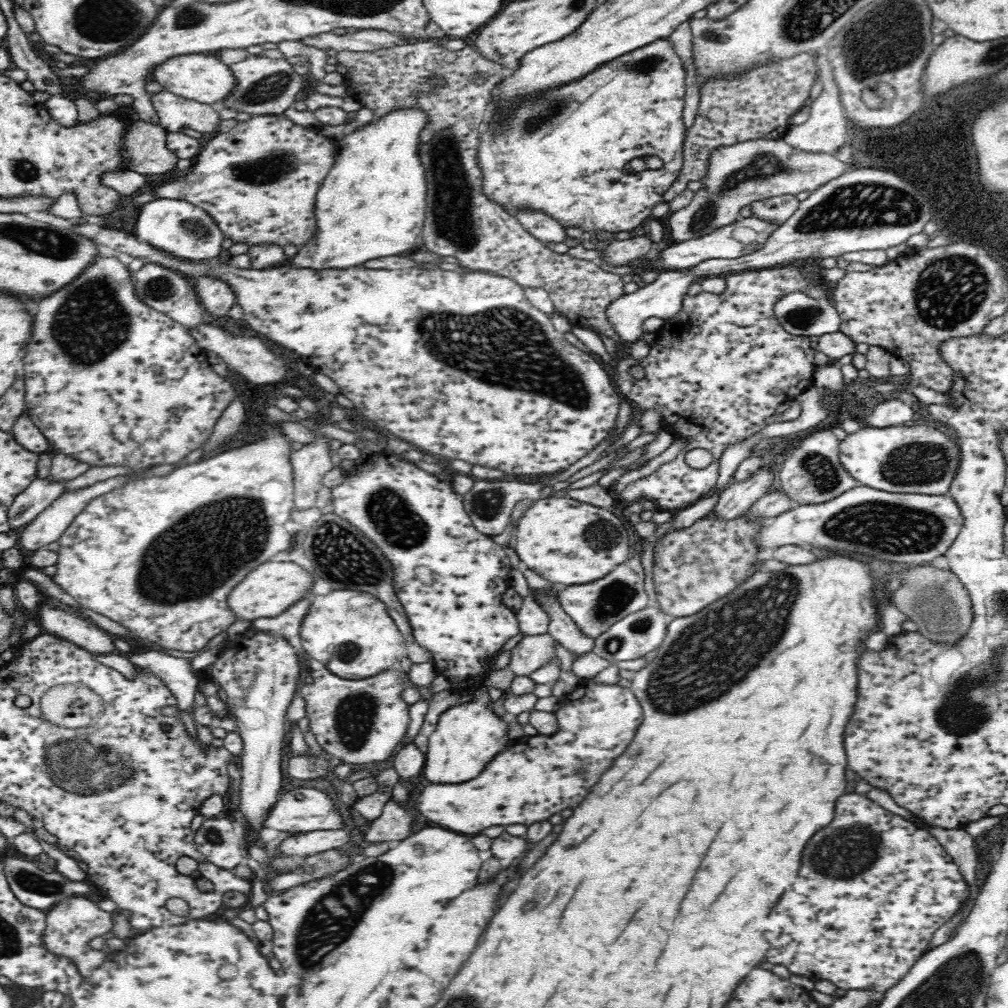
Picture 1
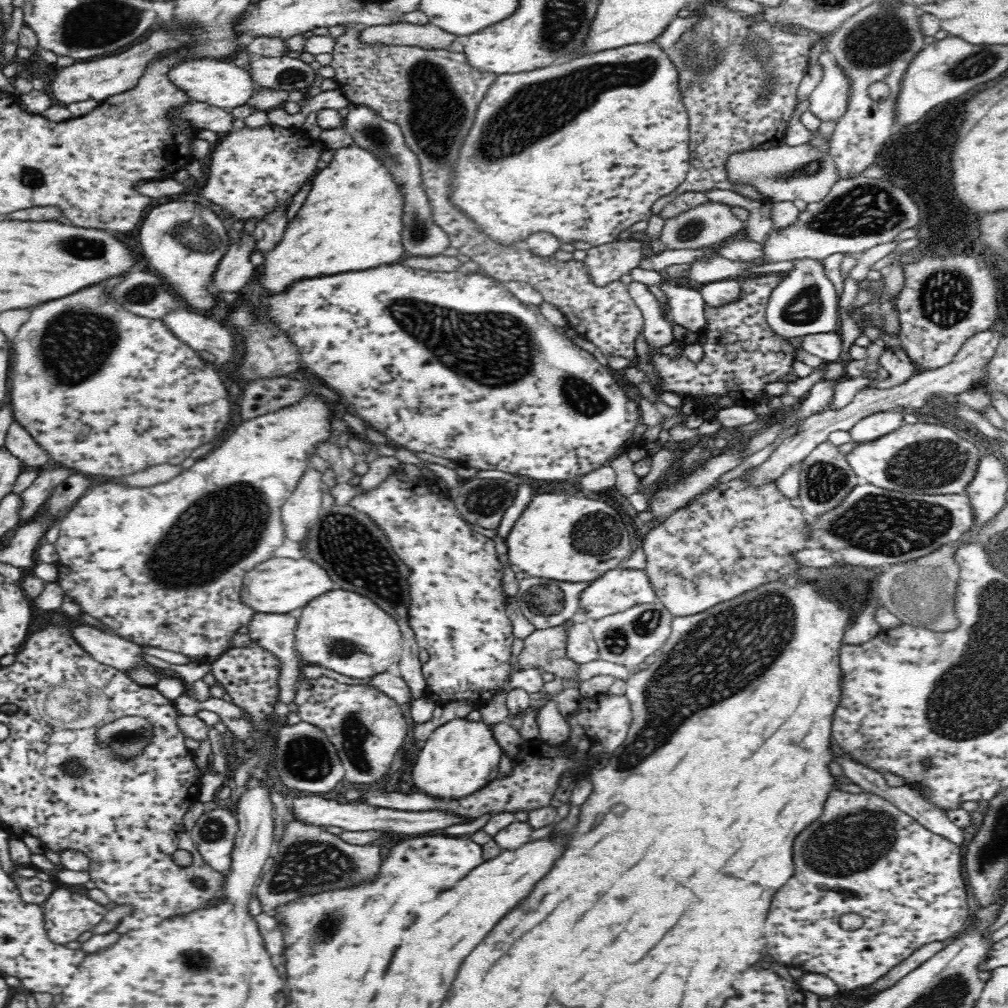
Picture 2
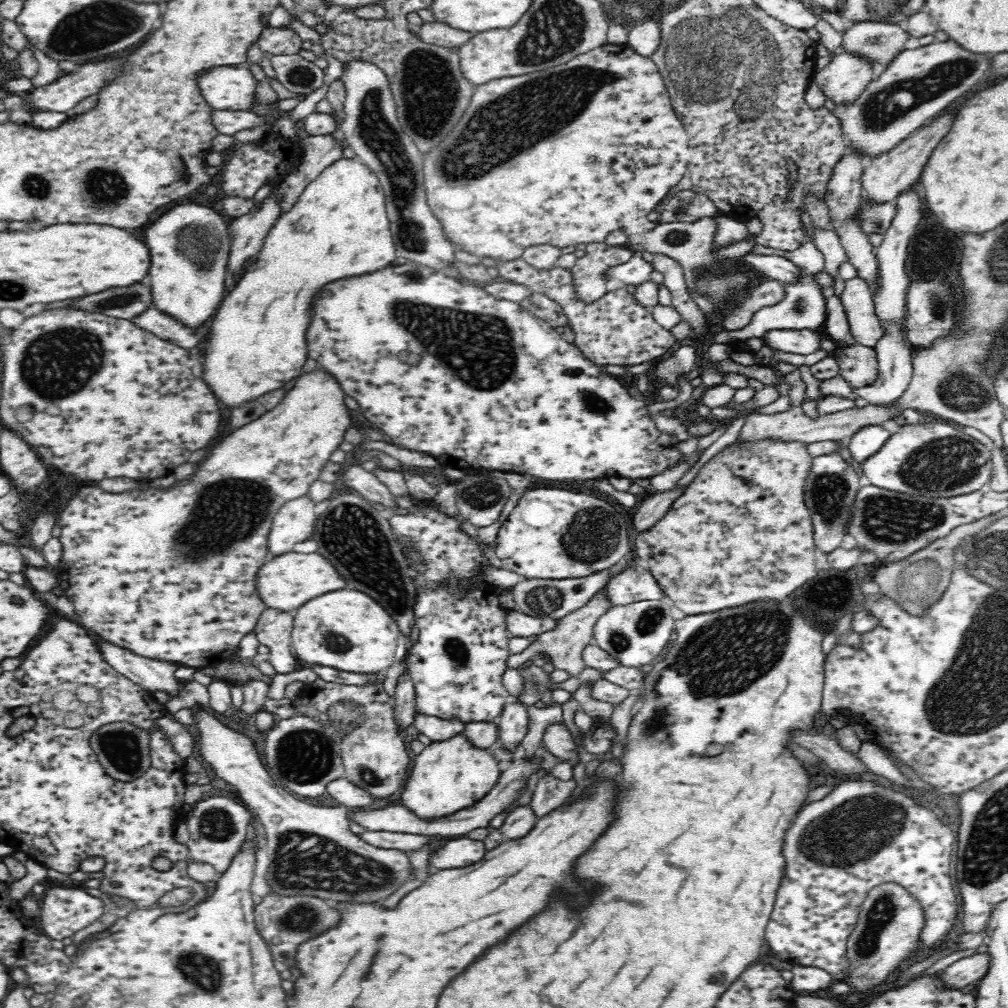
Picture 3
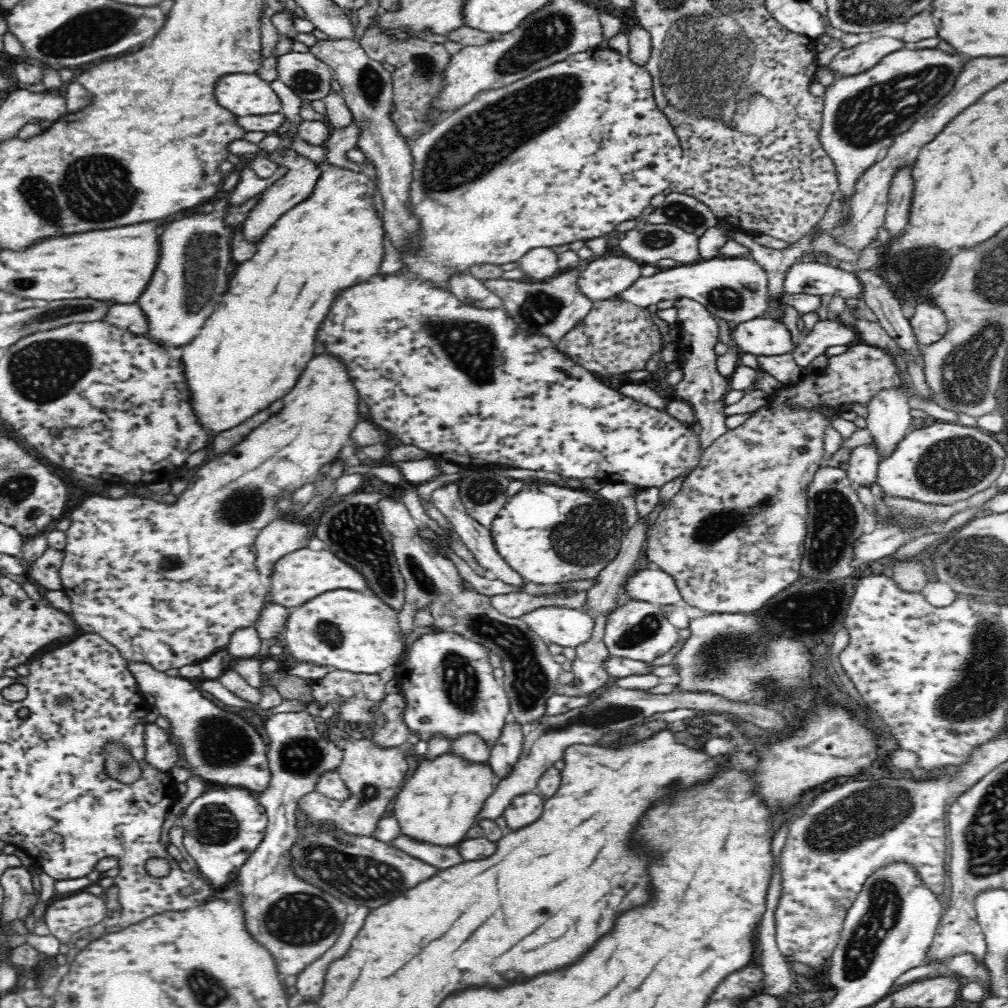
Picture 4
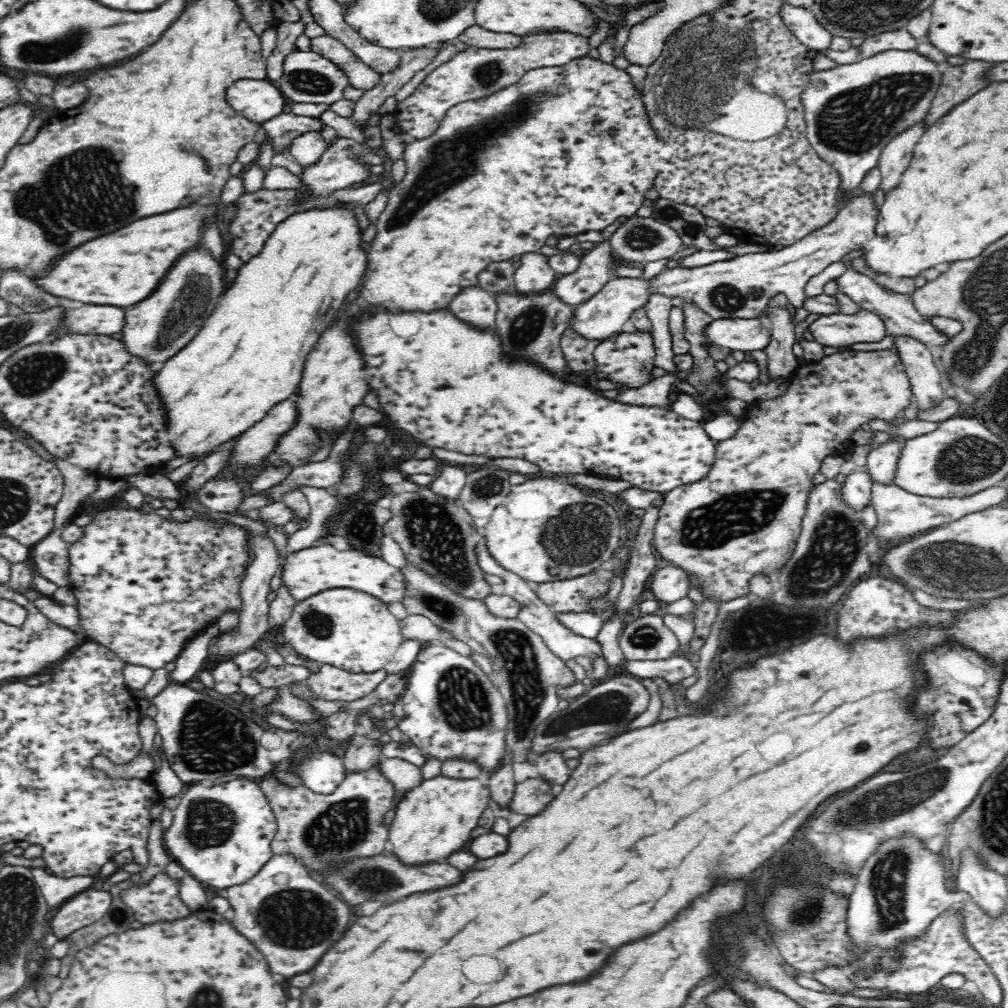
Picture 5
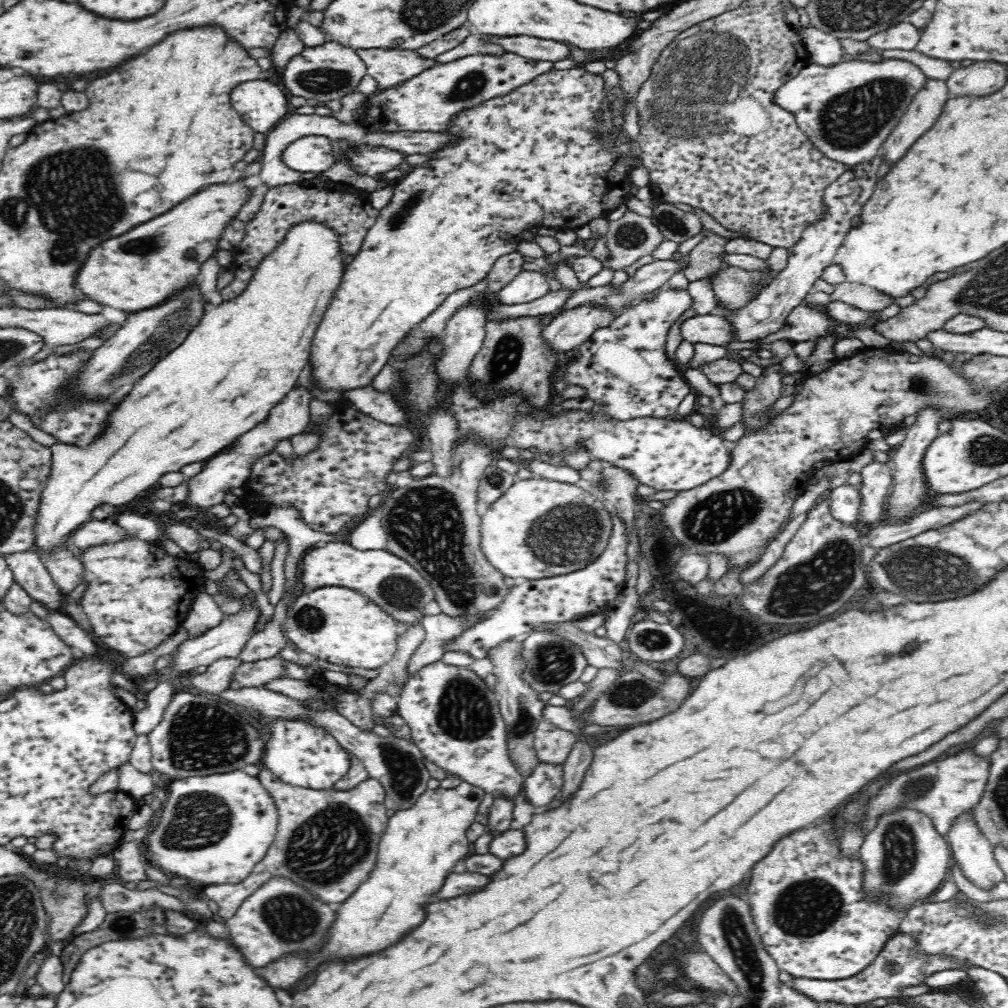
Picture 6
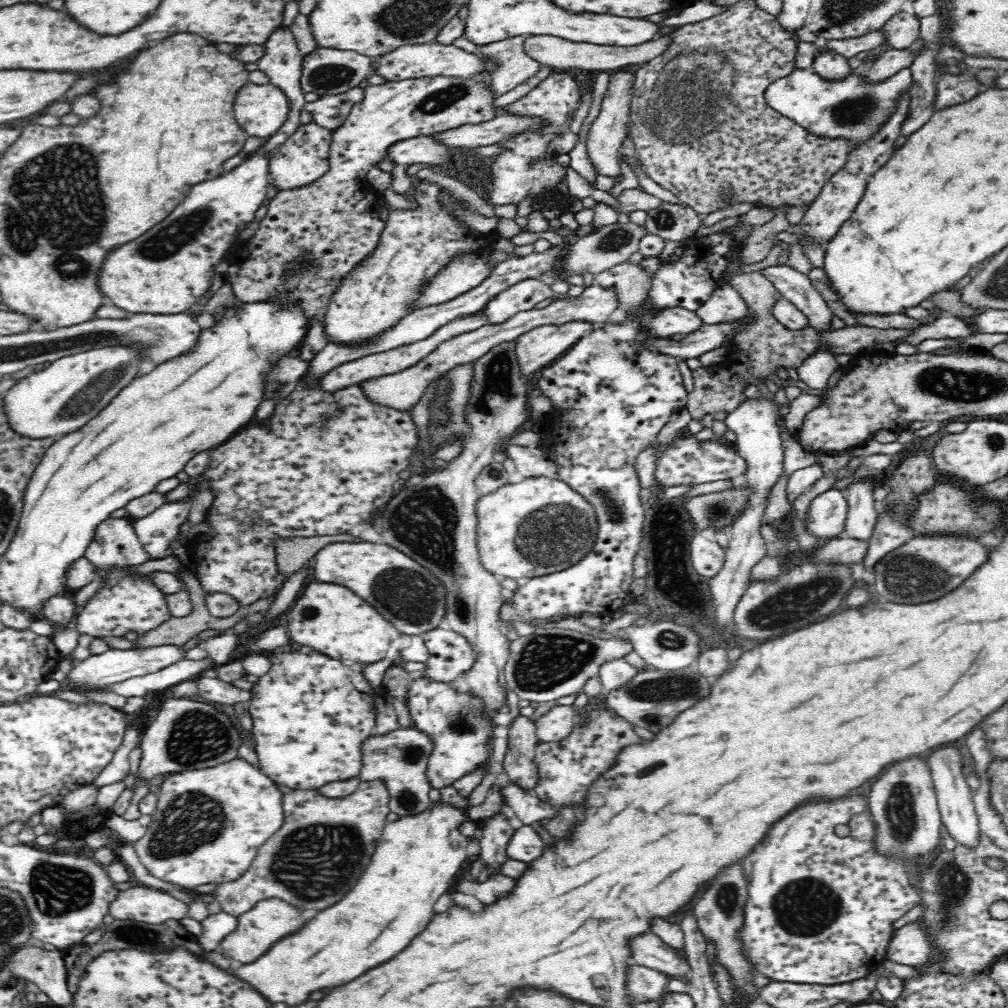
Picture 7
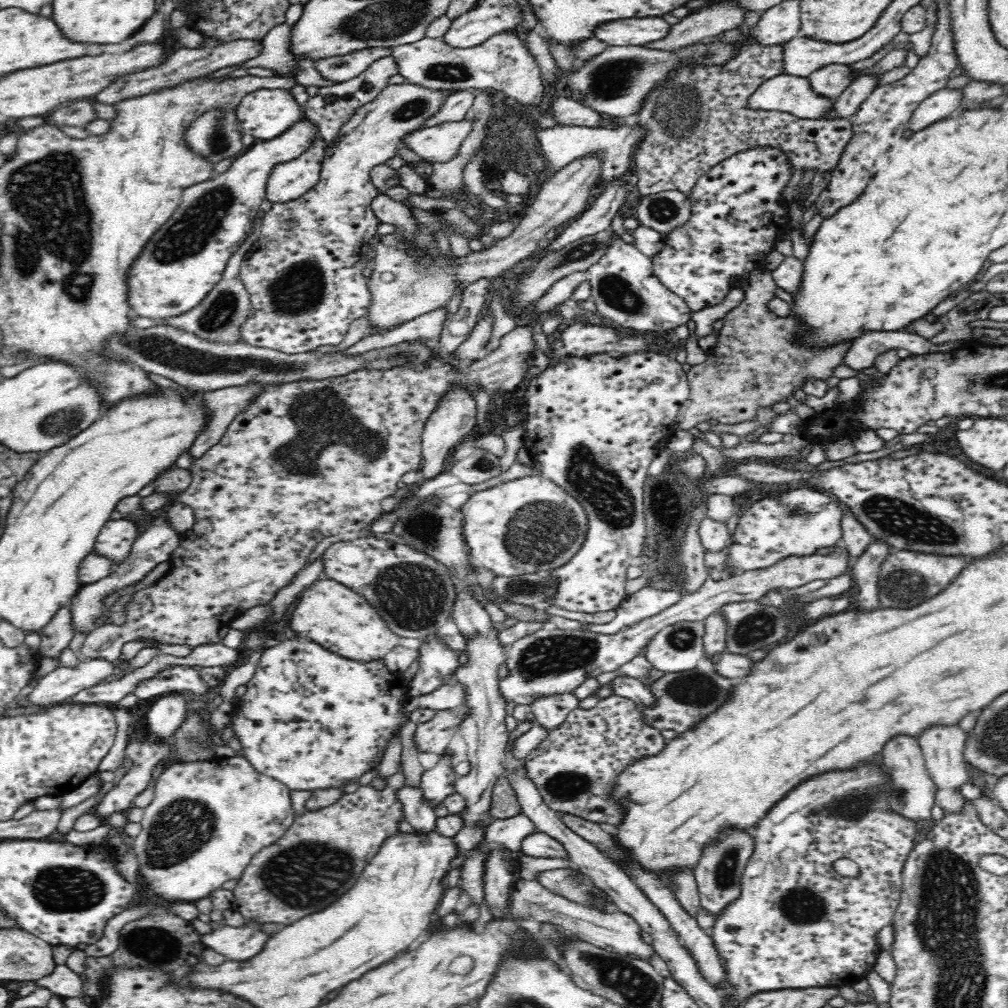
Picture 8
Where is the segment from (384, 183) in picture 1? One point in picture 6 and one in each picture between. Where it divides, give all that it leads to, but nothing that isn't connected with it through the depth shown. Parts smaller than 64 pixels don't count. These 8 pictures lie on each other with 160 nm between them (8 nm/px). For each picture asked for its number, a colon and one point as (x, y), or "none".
2: (352, 218)
3: (339, 227)
4: (252, 350)
5: (249, 355)
6: (247, 353)

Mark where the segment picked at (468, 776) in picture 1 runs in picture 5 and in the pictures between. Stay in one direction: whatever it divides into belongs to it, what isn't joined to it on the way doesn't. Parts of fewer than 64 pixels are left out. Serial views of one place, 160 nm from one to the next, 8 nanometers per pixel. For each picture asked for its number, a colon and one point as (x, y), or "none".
2: (462, 756)
3: (449, 775)
4: (438, 804)
5: (433, 820)

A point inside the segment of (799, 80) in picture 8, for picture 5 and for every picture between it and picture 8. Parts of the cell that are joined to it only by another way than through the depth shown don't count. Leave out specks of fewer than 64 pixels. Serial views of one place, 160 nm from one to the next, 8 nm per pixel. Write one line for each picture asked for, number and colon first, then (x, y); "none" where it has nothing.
5: (852, 112)
6: (847, 110)
7: (853, 108)

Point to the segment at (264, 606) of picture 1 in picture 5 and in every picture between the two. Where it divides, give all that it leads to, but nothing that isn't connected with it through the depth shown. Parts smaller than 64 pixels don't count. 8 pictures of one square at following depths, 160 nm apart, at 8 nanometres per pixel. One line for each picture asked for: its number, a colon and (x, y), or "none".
2: (280, 585)
3: (286, 582)
4: (296, 578)
5: (305, 572)

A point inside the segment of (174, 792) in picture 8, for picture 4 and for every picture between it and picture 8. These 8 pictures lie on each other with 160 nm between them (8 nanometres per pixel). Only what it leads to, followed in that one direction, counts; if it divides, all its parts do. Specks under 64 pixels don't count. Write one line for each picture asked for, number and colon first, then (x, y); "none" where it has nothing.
4: (222, 828)
5: (222, 835)
6: (215, 829)
7: (208, 826)

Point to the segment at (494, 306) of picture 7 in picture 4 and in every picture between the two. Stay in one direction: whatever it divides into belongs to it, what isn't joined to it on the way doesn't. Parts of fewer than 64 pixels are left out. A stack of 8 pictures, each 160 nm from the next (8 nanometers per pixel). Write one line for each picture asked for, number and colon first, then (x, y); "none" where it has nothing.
4: (540, 263)
5: (535, 274)
6: (527, 286)

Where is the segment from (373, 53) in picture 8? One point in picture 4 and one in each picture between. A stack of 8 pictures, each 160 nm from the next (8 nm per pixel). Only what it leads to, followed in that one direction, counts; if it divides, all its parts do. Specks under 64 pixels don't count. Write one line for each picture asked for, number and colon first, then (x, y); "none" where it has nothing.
4: (308, 77)
5: (306, 76)
6: (328, 72)
7: (327, 72)

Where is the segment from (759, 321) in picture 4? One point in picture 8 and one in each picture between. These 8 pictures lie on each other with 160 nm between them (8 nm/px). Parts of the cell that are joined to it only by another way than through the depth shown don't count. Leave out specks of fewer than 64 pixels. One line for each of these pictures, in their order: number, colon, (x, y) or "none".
5: (742, 334)
6: (711, 329)
7: (676, 320)
8: (624, 287)

